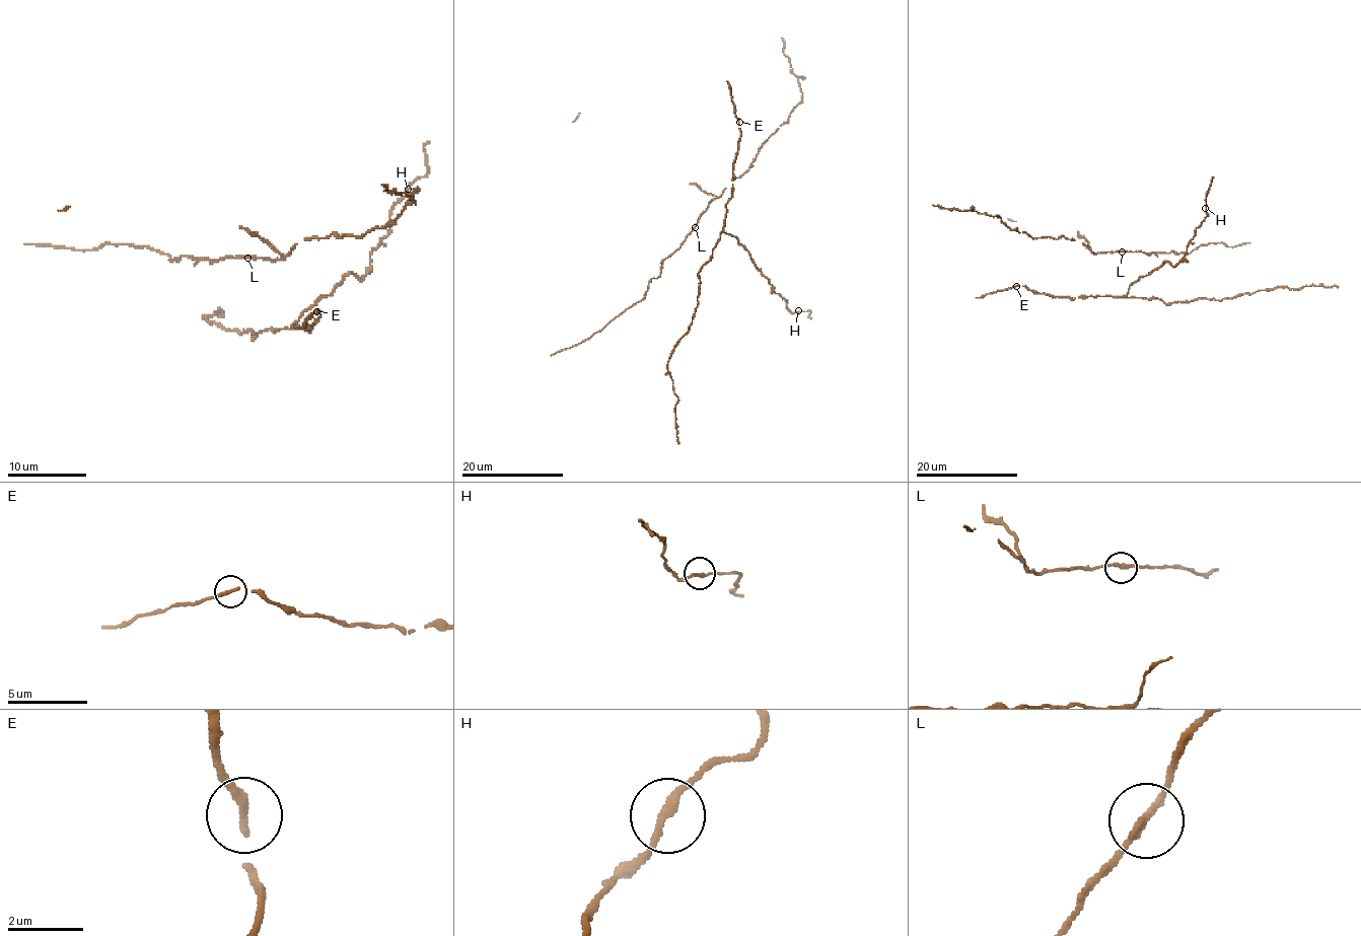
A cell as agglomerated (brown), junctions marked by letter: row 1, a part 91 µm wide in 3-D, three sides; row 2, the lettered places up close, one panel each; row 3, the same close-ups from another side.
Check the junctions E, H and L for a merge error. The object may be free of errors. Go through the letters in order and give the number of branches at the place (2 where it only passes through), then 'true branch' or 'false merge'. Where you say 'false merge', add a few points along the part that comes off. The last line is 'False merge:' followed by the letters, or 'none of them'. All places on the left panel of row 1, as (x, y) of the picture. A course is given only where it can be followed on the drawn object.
E: 2 | true branch
H: 2 | true branch
L: 2 | true branch
False merge: none of them

